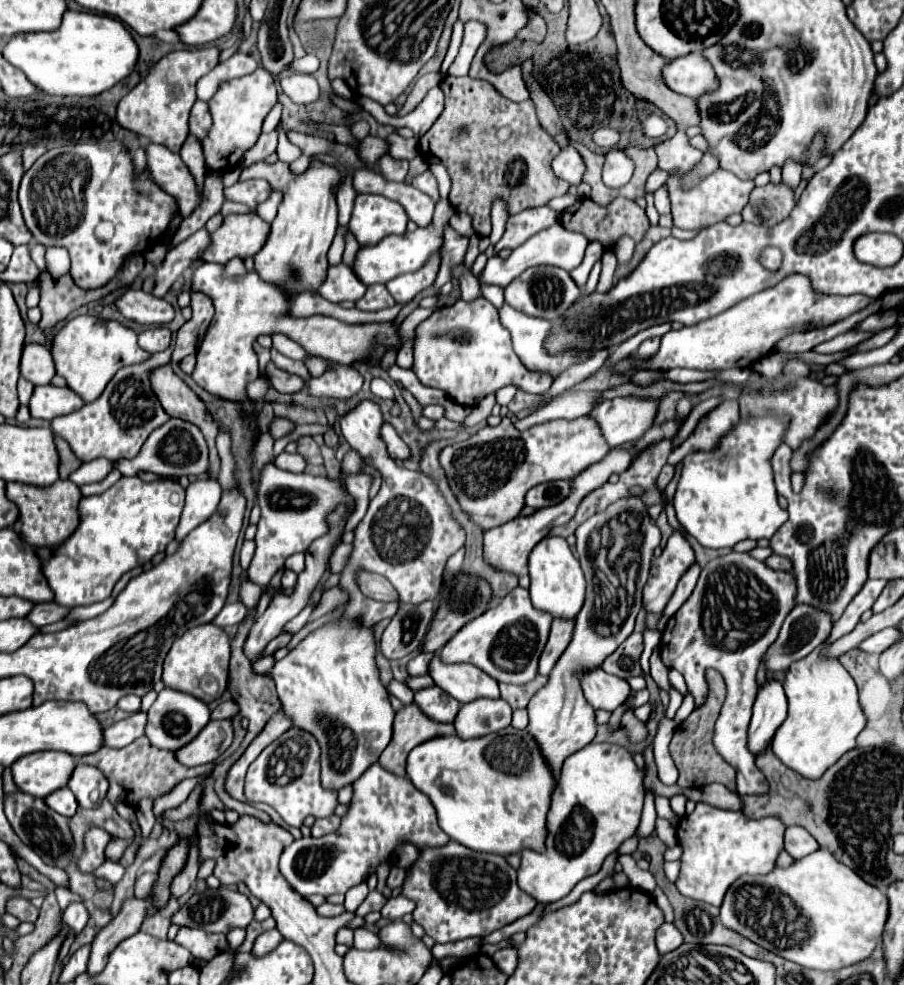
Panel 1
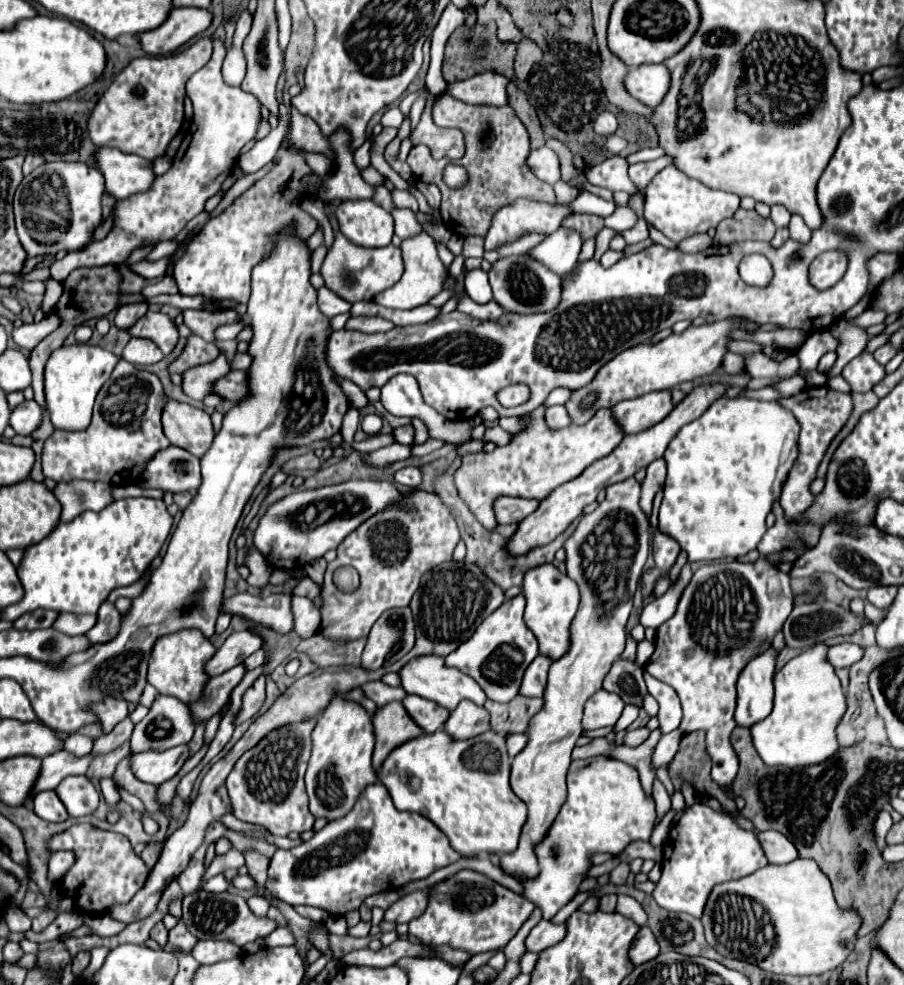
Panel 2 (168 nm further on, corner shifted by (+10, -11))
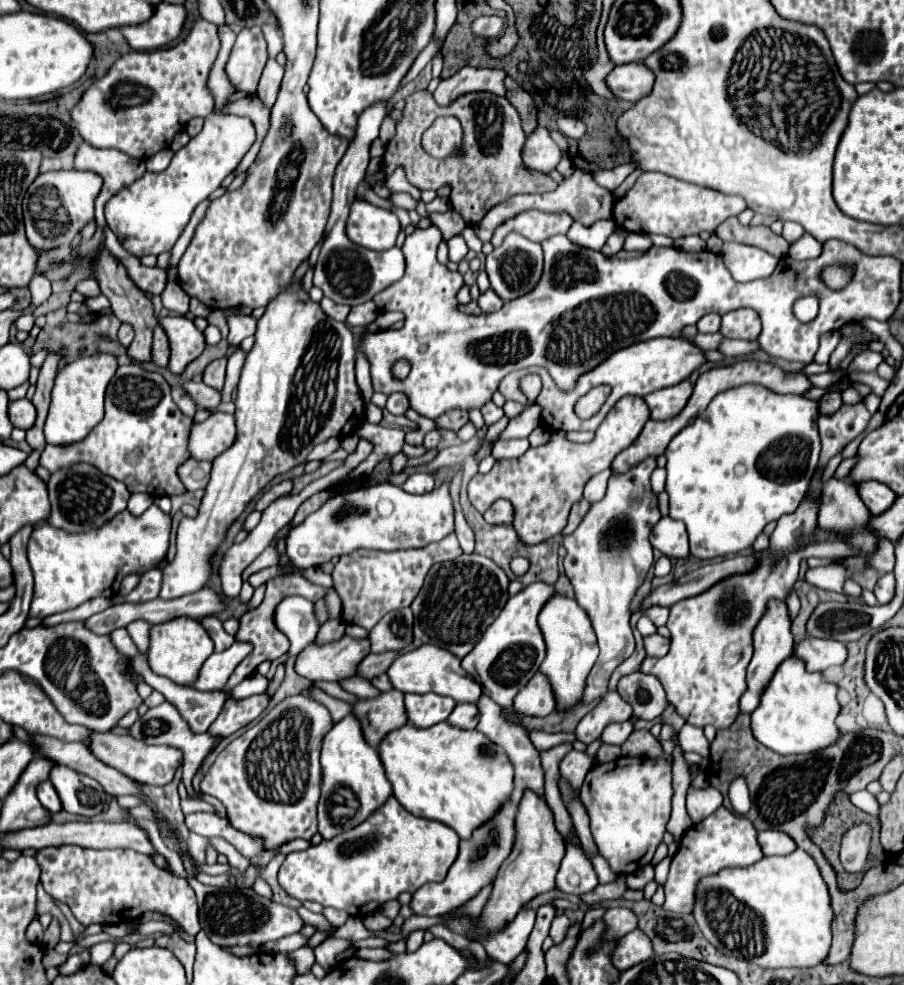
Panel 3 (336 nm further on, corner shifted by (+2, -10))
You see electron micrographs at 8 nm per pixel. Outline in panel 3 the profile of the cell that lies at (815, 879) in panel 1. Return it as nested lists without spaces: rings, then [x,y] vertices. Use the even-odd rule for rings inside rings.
[[[794,850],[786,856],[764,856],[746,868],[726,868],[718,874],[704,876],[696,884],[694,910],[698,928],[722,954],[746,958],[762,968],[808,968],[824,962],[830,950],[832,910],[828,888],[818,872],[816,862],[804,852]]]

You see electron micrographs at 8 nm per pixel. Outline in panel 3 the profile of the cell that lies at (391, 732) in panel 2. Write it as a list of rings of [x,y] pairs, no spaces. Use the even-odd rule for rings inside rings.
[[[388,690],[368,700],[360,698],[352,704],[352,714],[358,718],[362,734],[372,748],[378,748],[380,740],[388,732],[408,722],[404,710],[404,694],[400,690]]]

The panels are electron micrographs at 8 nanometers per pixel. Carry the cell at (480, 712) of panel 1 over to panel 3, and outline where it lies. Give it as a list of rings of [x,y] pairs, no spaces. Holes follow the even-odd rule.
[[[456,704],[448,716],[448,724],[458,728],[476,728],[476,704]]]

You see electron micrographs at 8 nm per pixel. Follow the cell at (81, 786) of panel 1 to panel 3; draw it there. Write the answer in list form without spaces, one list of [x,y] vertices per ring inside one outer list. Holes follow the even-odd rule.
[[[52,766],[50,782],[60,796],[62,810],[88,818],[96,816],[102,810],[104,790],[96,780],[78,774],[68,766]]]

